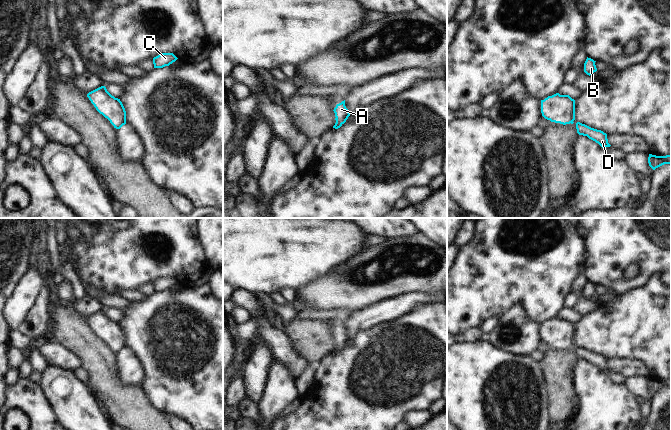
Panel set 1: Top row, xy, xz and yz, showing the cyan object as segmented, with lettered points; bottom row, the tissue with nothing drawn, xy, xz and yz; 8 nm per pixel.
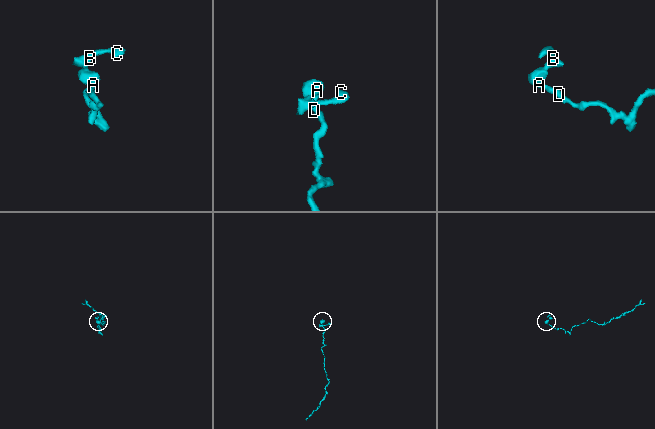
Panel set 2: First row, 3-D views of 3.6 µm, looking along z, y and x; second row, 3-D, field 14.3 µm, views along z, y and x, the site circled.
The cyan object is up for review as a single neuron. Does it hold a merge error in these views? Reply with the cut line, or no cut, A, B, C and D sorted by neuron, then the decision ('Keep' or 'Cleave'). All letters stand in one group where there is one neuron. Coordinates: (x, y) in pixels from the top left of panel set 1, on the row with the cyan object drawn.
No split. Groups: A B C D. Keep

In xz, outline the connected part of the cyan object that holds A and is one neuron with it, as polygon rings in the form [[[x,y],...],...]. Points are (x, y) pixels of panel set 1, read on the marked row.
[[[345,100],[337,104],[333,111],[336,117],[336,123],[333,128],[338,129],[346,122],[350,116],[349,110],[345,106]]]

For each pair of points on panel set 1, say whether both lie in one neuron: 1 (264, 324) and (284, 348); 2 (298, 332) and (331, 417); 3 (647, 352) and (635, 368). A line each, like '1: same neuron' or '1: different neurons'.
1: same neuron
2: different neurons
3: different neurons

